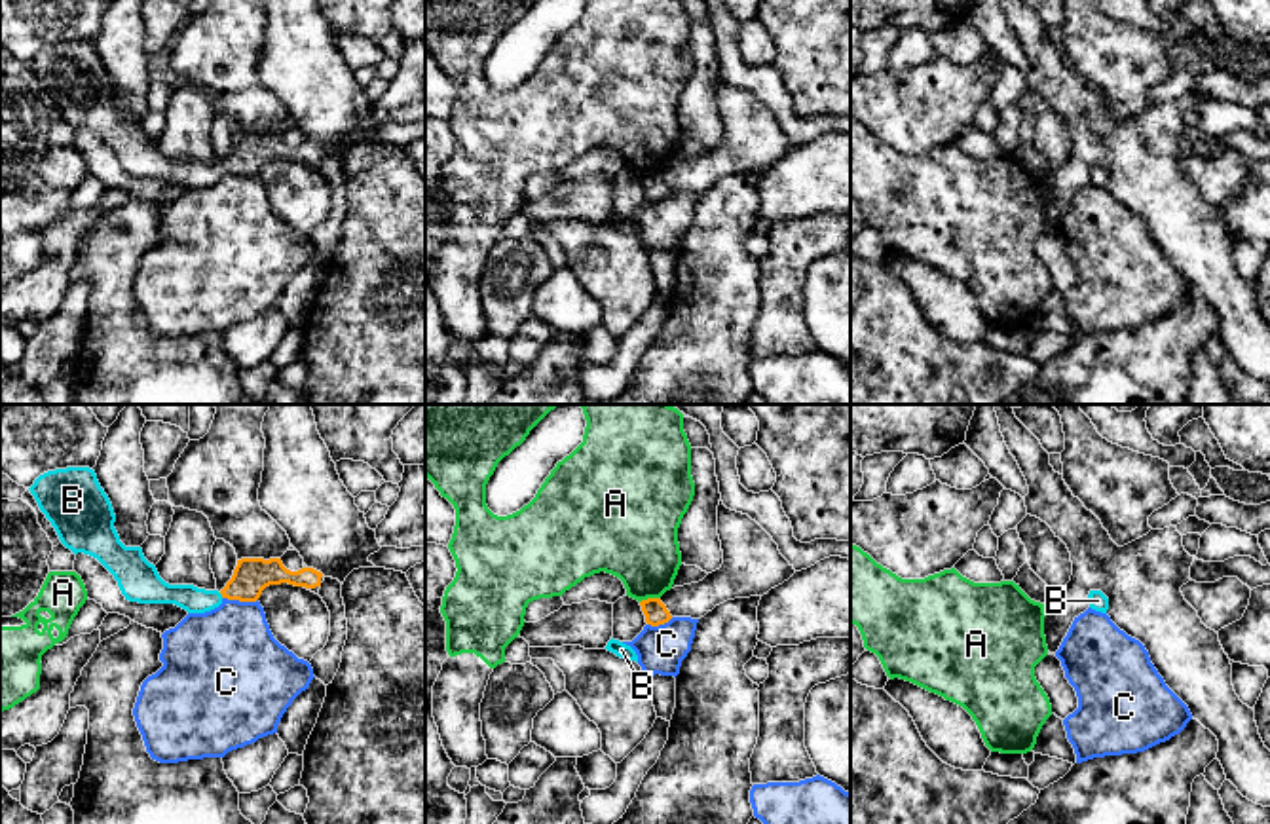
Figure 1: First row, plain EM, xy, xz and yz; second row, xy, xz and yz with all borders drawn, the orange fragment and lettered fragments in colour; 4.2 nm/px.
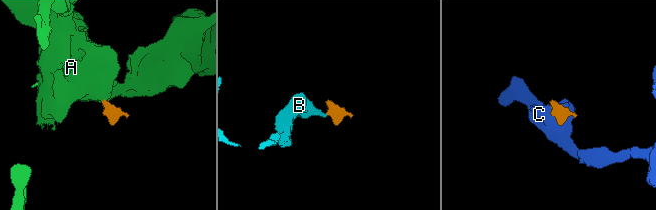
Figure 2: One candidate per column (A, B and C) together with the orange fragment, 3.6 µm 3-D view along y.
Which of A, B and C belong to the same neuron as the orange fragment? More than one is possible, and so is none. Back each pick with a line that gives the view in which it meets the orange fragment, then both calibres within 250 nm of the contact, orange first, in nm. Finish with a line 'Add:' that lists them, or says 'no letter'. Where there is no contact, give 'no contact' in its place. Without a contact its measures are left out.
B: xy | 160/110 nm
Add: B

